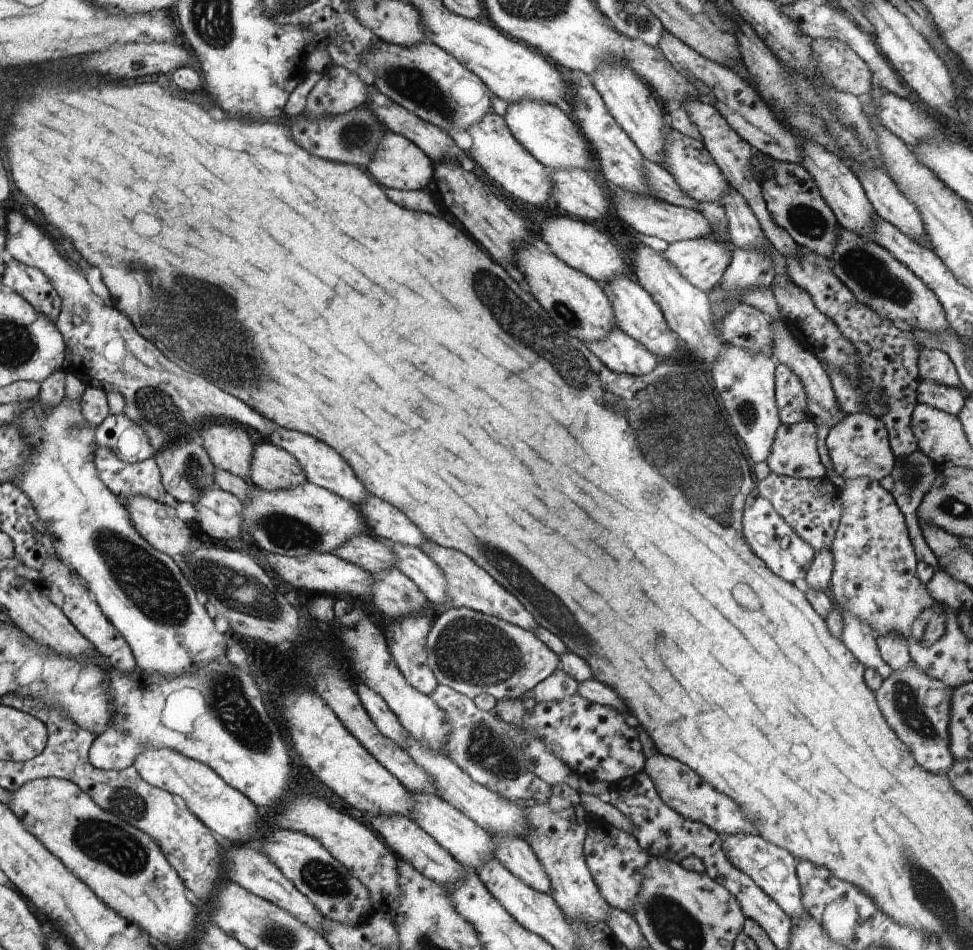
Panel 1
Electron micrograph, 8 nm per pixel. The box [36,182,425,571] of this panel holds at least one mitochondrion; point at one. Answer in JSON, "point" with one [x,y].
{"point":[201,322]}

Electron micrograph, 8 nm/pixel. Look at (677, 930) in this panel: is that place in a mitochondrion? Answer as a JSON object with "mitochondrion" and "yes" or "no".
{"mitochondrion":"yes"}

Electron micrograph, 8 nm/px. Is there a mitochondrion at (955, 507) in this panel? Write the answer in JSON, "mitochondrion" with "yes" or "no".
{"mitochondrion":"yes"}

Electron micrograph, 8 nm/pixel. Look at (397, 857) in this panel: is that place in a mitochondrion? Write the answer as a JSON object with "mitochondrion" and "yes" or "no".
{"mitochondrion":"no"}

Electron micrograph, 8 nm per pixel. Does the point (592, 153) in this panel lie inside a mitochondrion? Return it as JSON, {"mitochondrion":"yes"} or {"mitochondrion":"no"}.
{"mitochondrion":"no"}

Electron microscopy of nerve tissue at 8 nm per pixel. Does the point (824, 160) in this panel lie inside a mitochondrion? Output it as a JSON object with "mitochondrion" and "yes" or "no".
{"mitochondrion":"no"}

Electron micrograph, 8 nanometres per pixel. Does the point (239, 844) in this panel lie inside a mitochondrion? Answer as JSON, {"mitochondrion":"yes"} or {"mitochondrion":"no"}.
{"mitochondrion":"no"}

